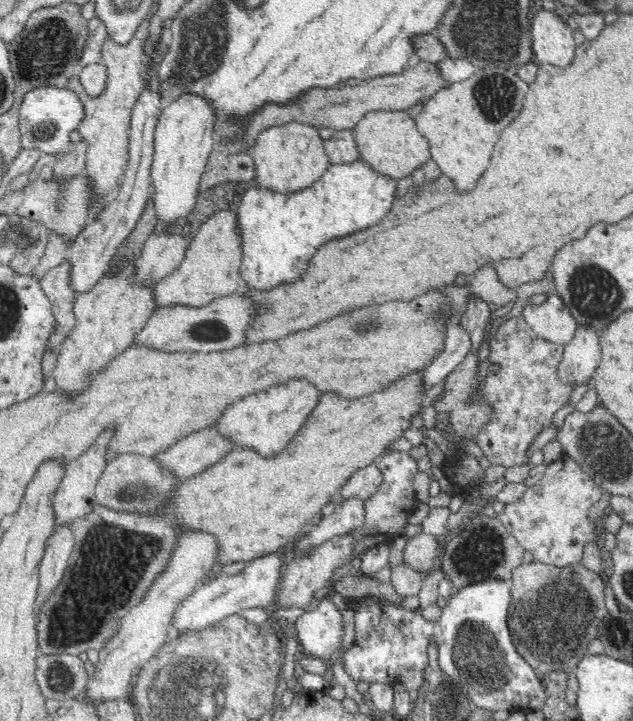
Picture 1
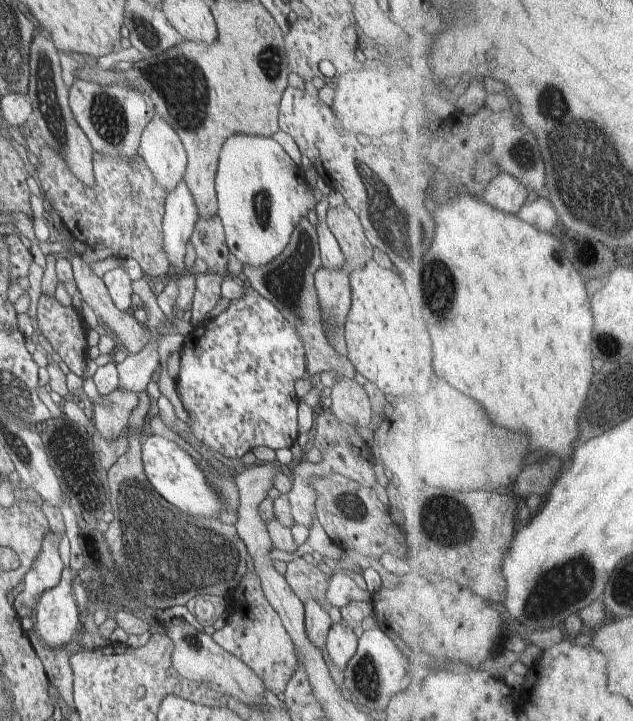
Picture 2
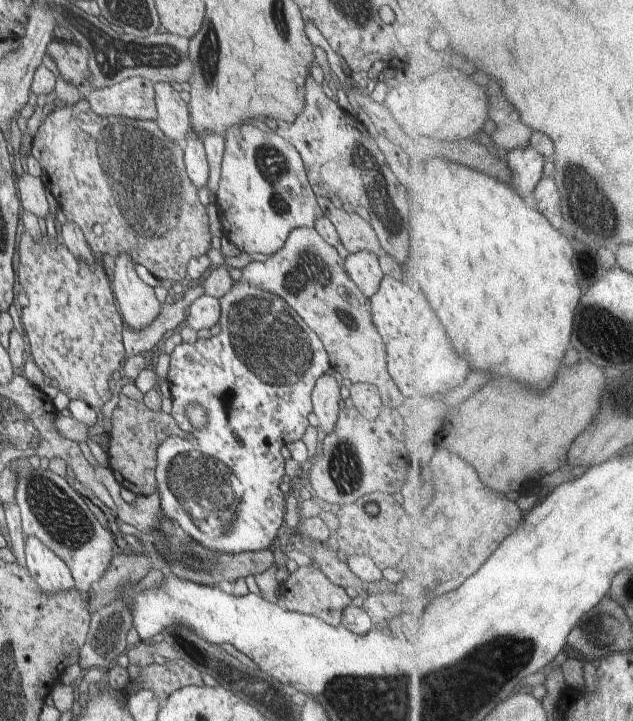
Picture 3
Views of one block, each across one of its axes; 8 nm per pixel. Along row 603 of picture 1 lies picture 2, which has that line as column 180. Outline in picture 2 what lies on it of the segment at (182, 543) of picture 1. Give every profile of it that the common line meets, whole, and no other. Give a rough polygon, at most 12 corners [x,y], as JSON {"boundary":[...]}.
{"boundary":[[158,118],[144,127],[137,154],[166,193],[183,180],[184,144]]}

